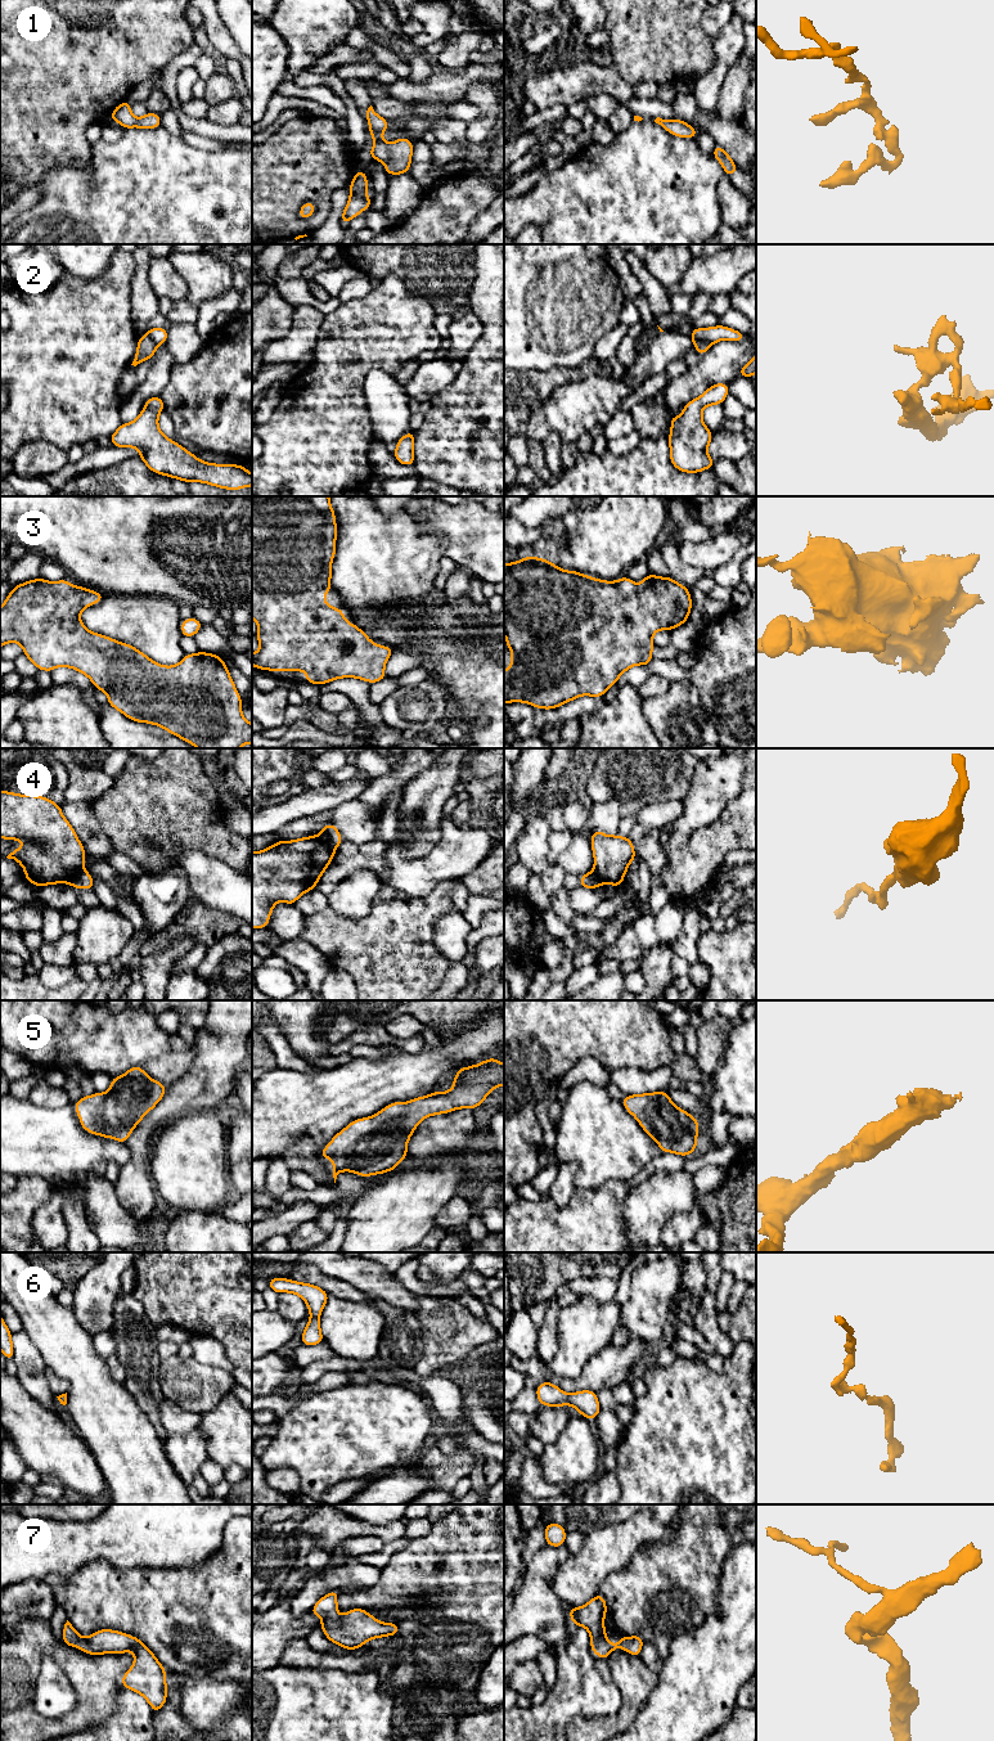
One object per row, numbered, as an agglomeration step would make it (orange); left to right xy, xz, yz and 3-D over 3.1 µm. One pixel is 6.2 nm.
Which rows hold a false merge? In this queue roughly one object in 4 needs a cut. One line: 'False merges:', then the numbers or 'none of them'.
False merges: 4

